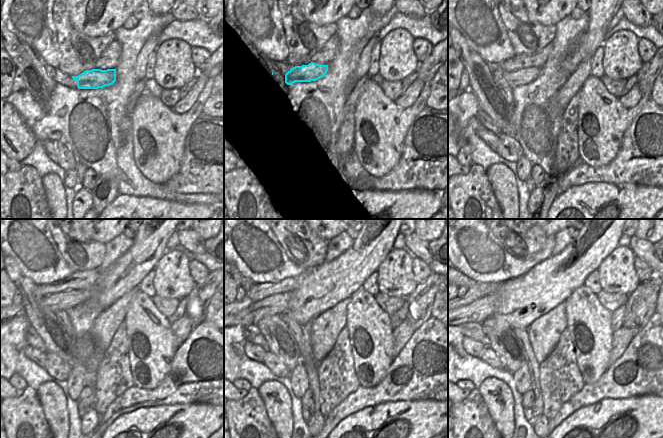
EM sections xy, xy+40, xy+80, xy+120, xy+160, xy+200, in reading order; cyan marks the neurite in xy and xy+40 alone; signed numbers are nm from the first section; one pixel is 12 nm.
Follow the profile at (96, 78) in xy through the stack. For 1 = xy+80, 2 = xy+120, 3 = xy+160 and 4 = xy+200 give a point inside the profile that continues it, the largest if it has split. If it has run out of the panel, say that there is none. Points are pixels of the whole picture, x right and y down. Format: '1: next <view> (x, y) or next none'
1: next xy+80 (523, 76)
2: next xy+120 (56, 302)
3: next xy+160 (278, 303)
4: next xy+200 (478, 311)

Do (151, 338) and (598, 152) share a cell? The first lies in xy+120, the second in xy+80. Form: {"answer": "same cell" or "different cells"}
{"answer": "same cell"}

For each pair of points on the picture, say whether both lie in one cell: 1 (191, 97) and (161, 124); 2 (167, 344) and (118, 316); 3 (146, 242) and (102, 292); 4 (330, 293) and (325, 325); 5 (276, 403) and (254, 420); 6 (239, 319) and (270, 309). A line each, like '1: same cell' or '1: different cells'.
1: different cells
2: different cells
3: same cell
4: different cells
5: different cells
6: same cell

